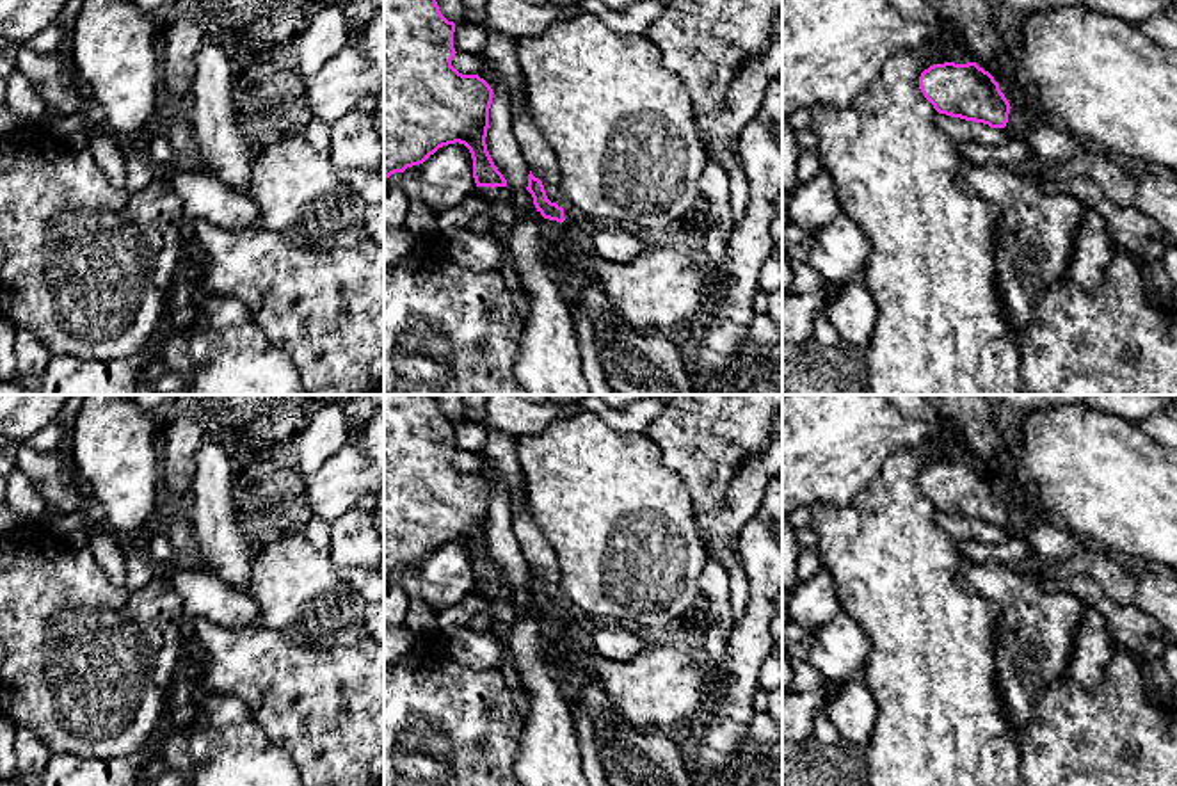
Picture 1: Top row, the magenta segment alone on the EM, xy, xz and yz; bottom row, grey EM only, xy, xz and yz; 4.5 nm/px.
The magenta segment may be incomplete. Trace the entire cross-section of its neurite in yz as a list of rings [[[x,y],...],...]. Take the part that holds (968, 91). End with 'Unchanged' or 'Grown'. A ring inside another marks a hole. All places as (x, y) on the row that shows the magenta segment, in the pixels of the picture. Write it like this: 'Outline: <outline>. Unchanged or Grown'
Outline: [[[976,62],[933,64],[919,76],[919,89],[939,114],[1005,128],[1010,103],[994,76]]]. Unchanged

